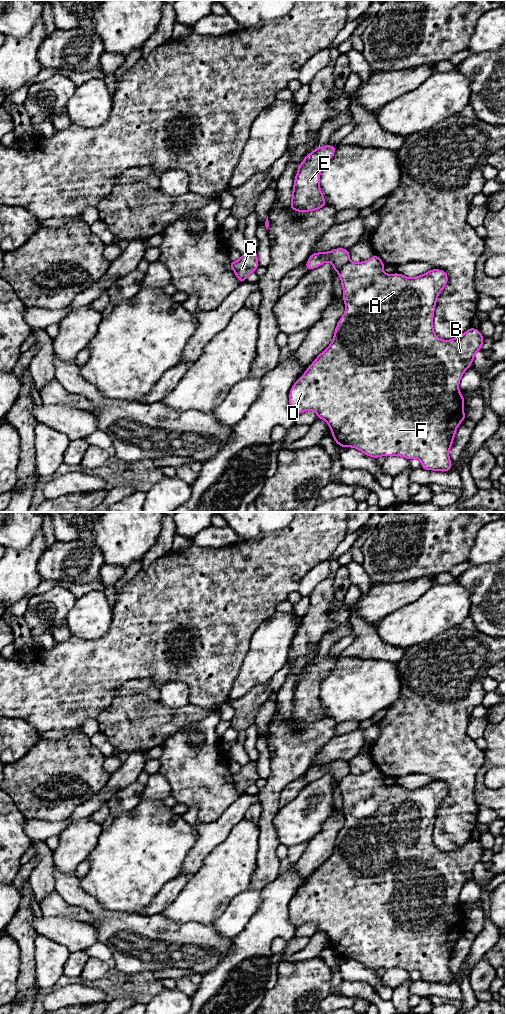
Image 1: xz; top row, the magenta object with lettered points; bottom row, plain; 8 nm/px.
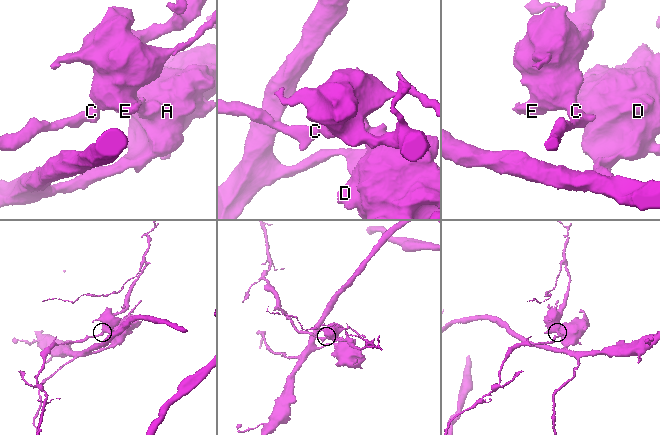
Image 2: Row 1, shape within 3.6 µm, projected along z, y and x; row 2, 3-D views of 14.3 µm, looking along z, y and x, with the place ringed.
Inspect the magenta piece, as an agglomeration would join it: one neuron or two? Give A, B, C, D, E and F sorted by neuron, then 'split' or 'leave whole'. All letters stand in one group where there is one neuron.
A B D F / C E | split

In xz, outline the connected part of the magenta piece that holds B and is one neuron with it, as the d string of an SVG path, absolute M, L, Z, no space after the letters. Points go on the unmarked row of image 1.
M374 766L370 771L363 774L348 774L337 783L343 801L342 810L345 815L345 824L336 837L332 854L316 869L305 885L291 899L289 918L297 927L309 922L315 923L317 931L327 934L333 951L342 960L356 960L366 968L375 971L378 971L380 968L401 968L407 972L418 970L421 973L421 980L424 982L449 984L452 980L449 963L452 959L457 940L466 931L464 925L465 910L460 905L459 895L465 883L473 877L476 865L482 862L485 850L479 841L473 839L449 852L440 851L435 846L433 830L437 810L448 795L448 787L444 782L430 781L425 786L416 789L406 789L400 785L386 786L383 784L384 779L384 774Z

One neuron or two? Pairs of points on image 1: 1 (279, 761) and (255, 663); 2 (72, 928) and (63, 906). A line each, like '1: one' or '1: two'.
1: two
2: two

